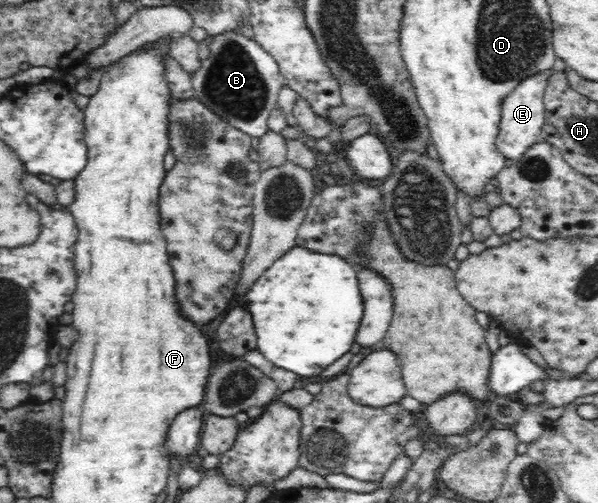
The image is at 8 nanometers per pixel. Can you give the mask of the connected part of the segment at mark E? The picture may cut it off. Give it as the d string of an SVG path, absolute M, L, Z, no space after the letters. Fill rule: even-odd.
M544 69L533 74L532 77L526 77L510 94L504 97L499 132L495 139L496 151L501 156L520 161L532 146L542 141L541 130L545 121L543 96L548 80L554 71L554 69Z

